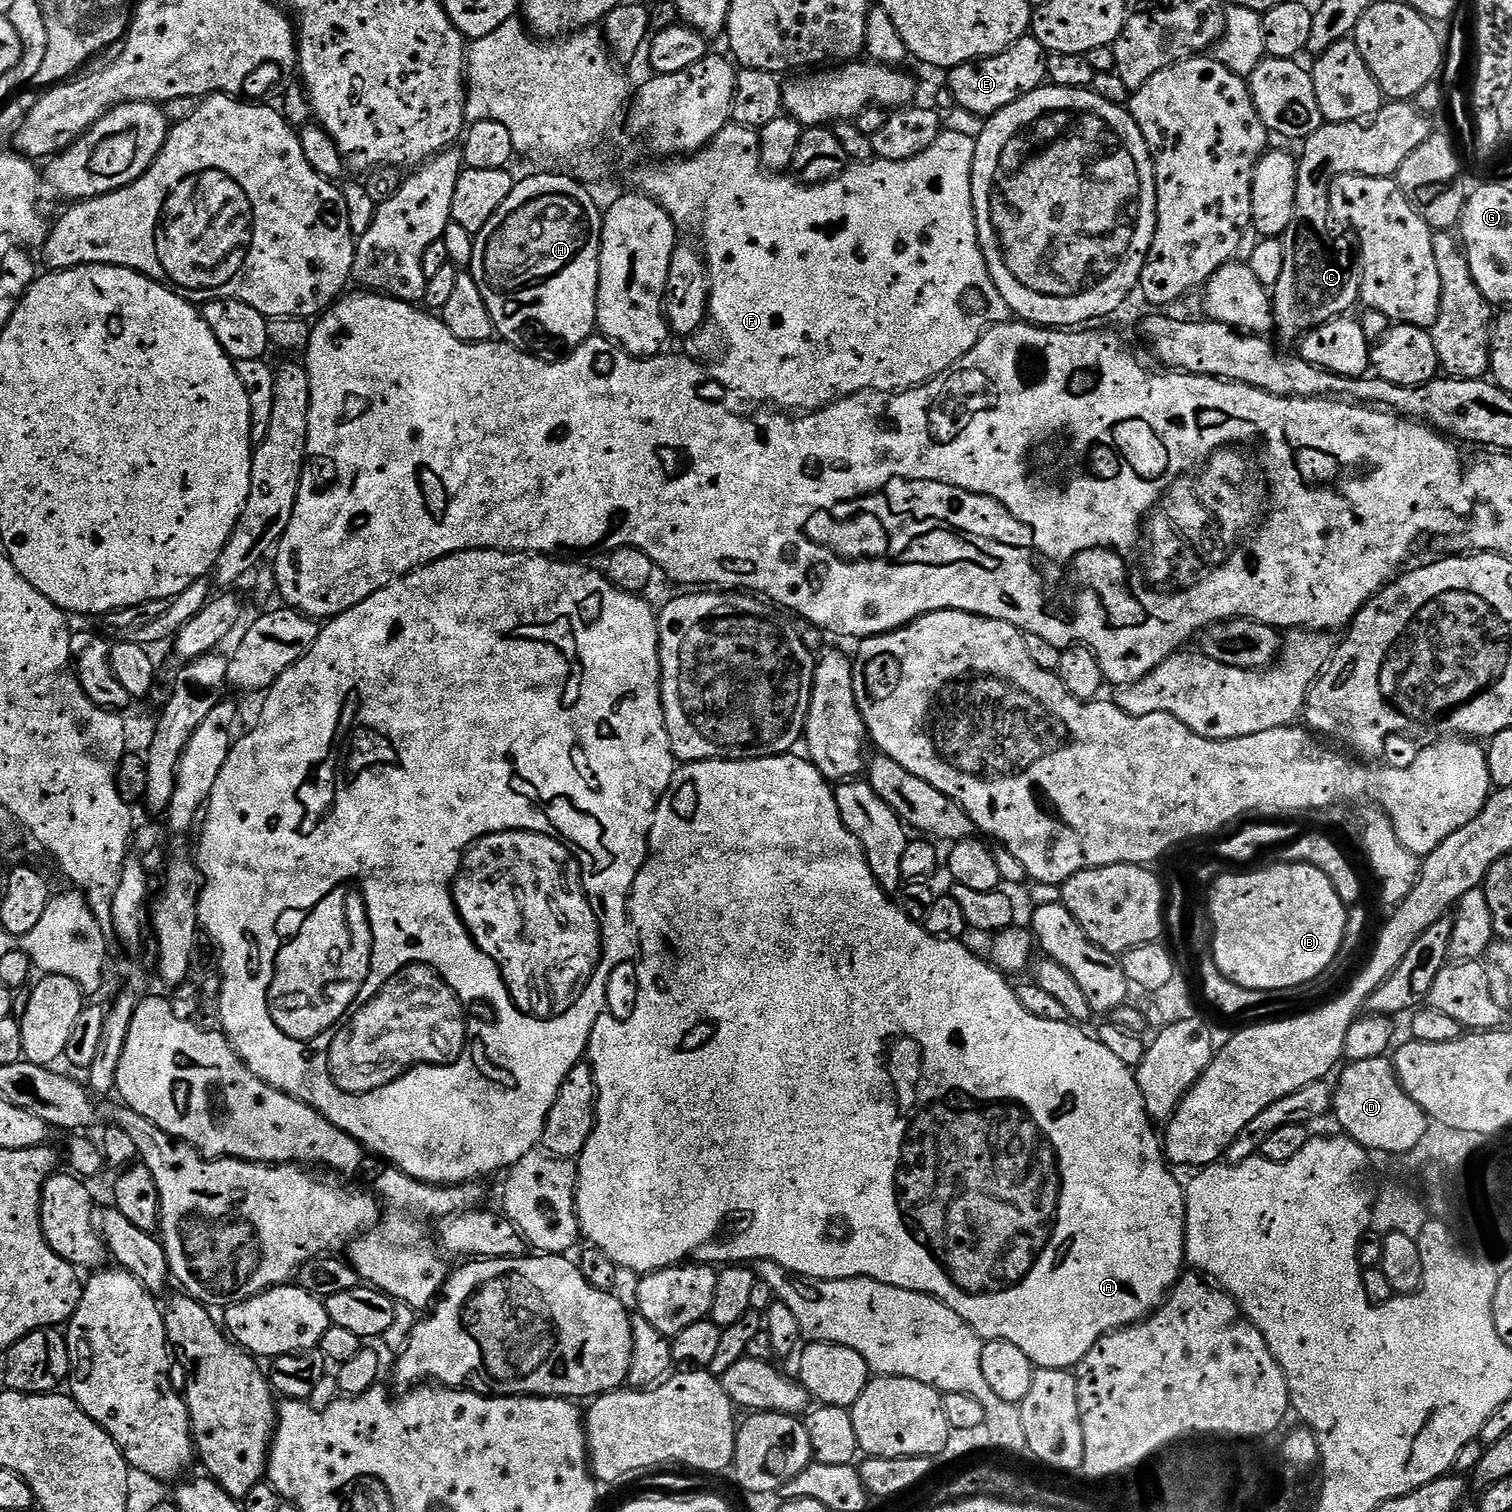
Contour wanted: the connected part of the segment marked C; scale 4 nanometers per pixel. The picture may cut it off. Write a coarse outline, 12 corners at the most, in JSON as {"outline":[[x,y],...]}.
{"outline":[[1415,103],[1303,141],[1274,328],[1299,341],[1351,313],[1360,249],[1332,180],[1395,177],[1432,135]]}

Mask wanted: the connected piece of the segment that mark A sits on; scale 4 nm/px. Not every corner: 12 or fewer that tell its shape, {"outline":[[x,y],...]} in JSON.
{"outline":[[679,765],[581,1237],[1075,1369],[1186,1268],[1133,1069]]}

